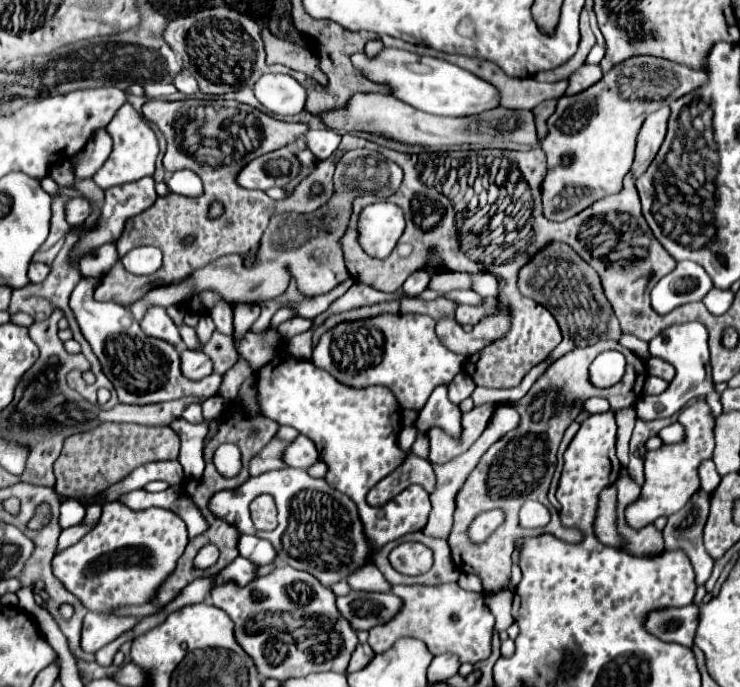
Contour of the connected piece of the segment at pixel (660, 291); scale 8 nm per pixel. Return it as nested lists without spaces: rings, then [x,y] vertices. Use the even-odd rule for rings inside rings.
[[[679,262],[651,292],[651,306],[659,314],[667,314],[677,306],[699,302],[713,288],[711,276],[695,262]]]

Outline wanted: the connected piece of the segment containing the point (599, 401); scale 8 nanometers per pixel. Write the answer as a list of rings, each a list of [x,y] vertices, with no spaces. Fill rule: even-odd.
[[[589,398],[585,404],[583,404],[585,412],[591,412],[591,414],[597,414],[597,412],[607,412],[609,410],[609,402],[603,400],[603,398]]]

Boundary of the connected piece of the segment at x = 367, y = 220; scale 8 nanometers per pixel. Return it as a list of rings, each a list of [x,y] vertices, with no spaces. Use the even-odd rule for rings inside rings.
[[[377,202],[367,206],[359,216],[359,244],[369,256],[385,258],[395,248],[405,230],[405,216],[399,206],[391,202]]]

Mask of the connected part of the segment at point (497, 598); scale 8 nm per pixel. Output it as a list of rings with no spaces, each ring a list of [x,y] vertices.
[[[505,590],[498,593],[487,594],[484,596],[484,599],[488,608],[491,608],[491,612],[493,612],[495,618],[497,618],[495,628],[497,628],[499,632],[501,632],[501,630],[507,630],[507,628],[513,624],[513,616],[511,616],[513,592]]]

